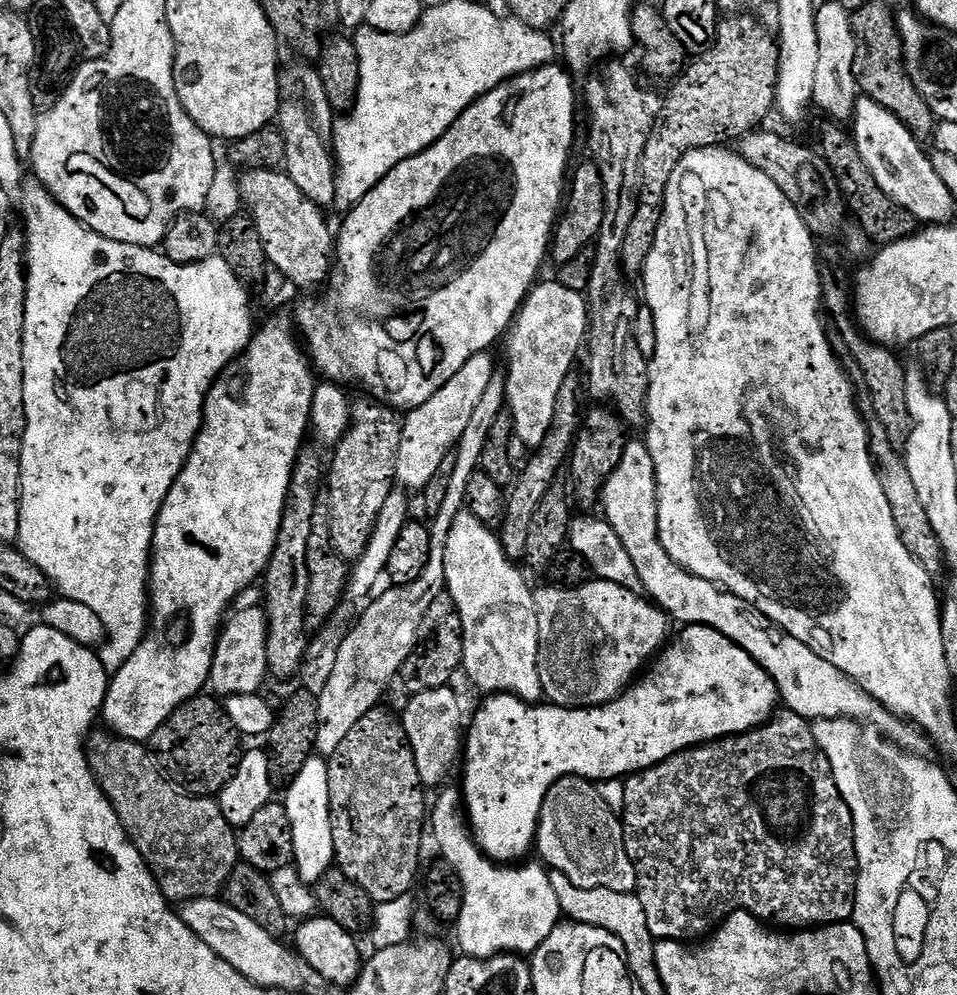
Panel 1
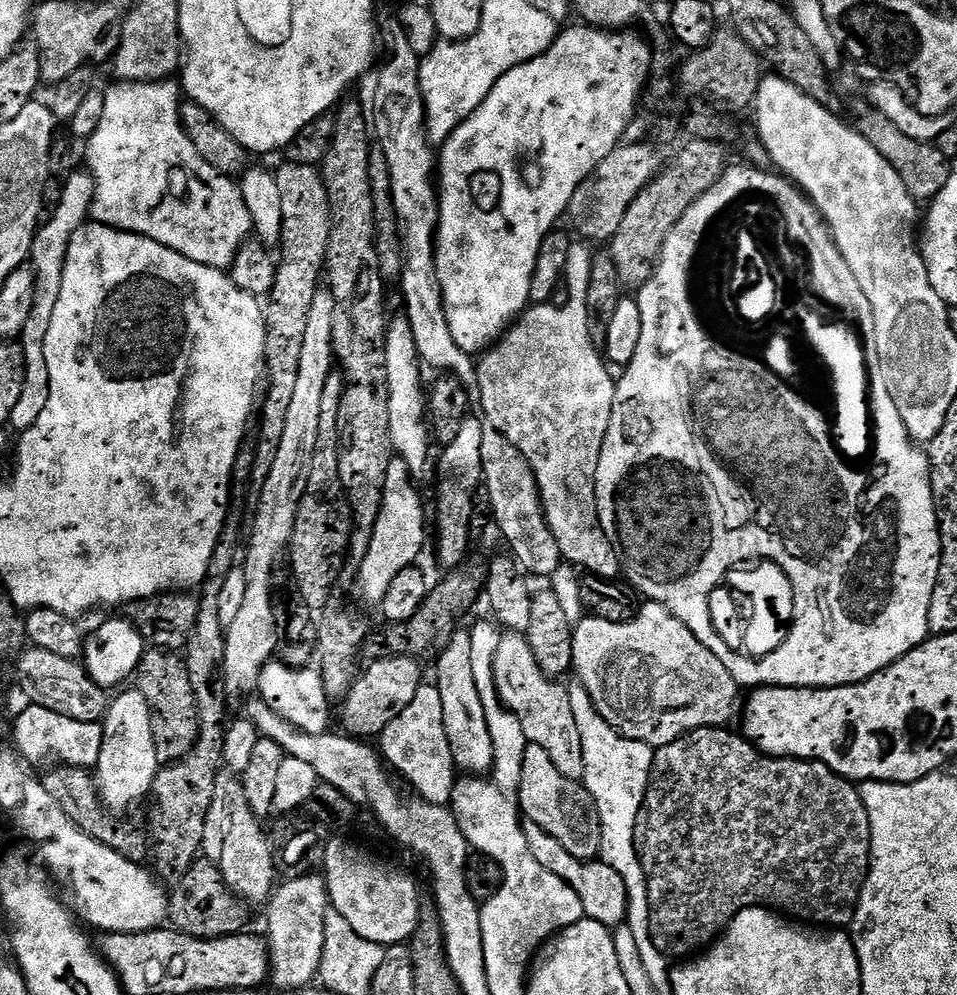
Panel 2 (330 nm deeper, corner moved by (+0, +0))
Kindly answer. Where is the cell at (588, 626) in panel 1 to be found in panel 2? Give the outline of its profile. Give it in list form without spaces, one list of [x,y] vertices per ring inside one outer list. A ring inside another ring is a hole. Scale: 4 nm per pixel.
[[[651,602],[641,603],[635,615],[626,620],[603,620],[591,614],[585,615],[573,627],[572,641],[574,642],[572,672],[575,679],[586,690],[586,694],[590,694],[598,714],[602,714],[602,718],[606,718],[606,722],[611,728],[616,732],[621,732],[626,738],[646,742],[655,750],[674,742],[680,736],[685,736],[687,732],[692,732],[695,728],[723,728],[731,725],[730,722],[735,716],[737,719],[736,692],[738,692],[738,685],[736,679],[730,674],[730,670],[726,670],[726,666],[722,666],[722,662],[718,662],[718,658],[714,658],[714,654],[710,654],[710,650],[706,650],[706,646],[702,646],[702,642],[698,642],[698,638],[694,638],[694,634],[690,634],[690,630],[686,630],[686,626],[682,622],[678,622],[678,618],[674,618],[674,614],[670,614],[670,610],[666,610],[666,606]]]

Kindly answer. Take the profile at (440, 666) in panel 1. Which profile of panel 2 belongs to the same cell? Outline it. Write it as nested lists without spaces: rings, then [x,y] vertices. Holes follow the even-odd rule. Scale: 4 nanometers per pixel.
[[[388,656],[385,660],[372,660],[369,668],[359,673],[352,689],[342,701],[344,707],[343,731],[353,738],[376,738],[384,731],[418,694],[422,683],[420,677],[421,661],[411,656]]]

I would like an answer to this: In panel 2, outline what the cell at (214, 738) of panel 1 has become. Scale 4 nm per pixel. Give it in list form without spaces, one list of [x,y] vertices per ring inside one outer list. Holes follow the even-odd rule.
[[[148,650],[134,673],[135,691],[141,692],[150,706],[152,729],[154,730],[154,750],[161,765],[173,764],[180,760],[194,746],[200,729],[198,702],[194,702],[194,686],[190,686],[190,674],[183,659],[176,652]]]

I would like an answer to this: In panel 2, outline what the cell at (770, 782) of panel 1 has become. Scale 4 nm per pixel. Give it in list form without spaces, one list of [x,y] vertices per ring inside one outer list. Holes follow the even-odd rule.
[[[727,727],[723,728],[695,728],[692,732],[687,732],[685,736],[678,737],[674,742],[670,742],[666,746],[655,749],[652,757],[652,773],[648,779],[648,789],[644,795],[644,805],[638,814],[638,822],[634,826],[634,842],[636,843],[636,853],[642,862],[642,870],[646,874],[646,882],[648,883],[648,905],[650,906],[650,934],[654,946],[658,946],[658,950],[663,956],[669,958],[688,958],[693,954],[699,953],[701,950],[707,949],[727,928],[729,922],[733,920],[739,912],[747,908],[767,908],[777,914],[783,914],[785,917],[791,918],[796,922],[803,922],[808,926],[848,926],[852,923],[852,918],[856,913],[856,903],[860,901],[860,891],[864,889],[864,879],[868,876],[868,870],[871,863],[872,854],[872,831],[870,830],[870,814],[866,810],[866,806],[860,797],[859,787],[853,781],[848,780],[844,776],[840,776],[834,770],[830,770],[830,766],[826,766],[821,760],[797,760],[795,758],[785,758],[782,756],[768,756],[760,751],[751,740],[743,735],[728,732]]]

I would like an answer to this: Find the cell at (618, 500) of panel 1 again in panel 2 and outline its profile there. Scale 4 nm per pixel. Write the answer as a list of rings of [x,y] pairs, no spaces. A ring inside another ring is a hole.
[[[584,242],[573,243],[570,250],[570,258],[568,259],[568,270],[566,273],[566,288],[568,284],[568,301],[565,302],[564,308],[552,308],[551,303],[538,304],[529,307],[505,331],[504,335],[479,357],[476,373],[478,374],[478,386],[480,387],[480,398],[478,401],[479,411],[482,413],[483,419],[487,421],[491,427],[498,429],[513,446],[517,448],[522,455],[528,460],[528,464],[532,468],[532,473],[536,479],[536,485],[540,491],[540,503],[544,506],[544,516],[548,520],[550,530],[554,534],[554,538],[560,547],[561,557],[569,565],[575,566],[577,569],[593,576],[602,576],[605,580],[616,580],[621,575],[620,557],[615,548],[608,541],[608,535],[602,530],[600,519],[596,513],[596,471],[598,470],[598,458],[602,454],[602,442],[606,438],[606,430],[610,430],[610,414],[614,406],[614,398],[616,397],[616,380],[611,376],[609,365],[606,363],[605,357],[602,355],[601,349],[592,341],[592,335],[588,329],[588,311],[586,310],[586,290],[590,286],[590,270],[592,269],[593,249],[588,248],[589,245]]]

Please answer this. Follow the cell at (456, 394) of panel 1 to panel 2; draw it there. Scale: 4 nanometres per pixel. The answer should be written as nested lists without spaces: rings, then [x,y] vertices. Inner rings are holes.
[[[396,458],[386,474],[386,486],[384,487],[384,507],[378,514],[378,522],[372,531],[368,553],[363,562],[358,566],[360,572],[360,592],[372,603],[372,606],[379,605],[382,598],[386,598],[386,589],[390,587],[390,582],[398,574],[398,570],[406,570],[417,563],[420,551],[424,548],[424,504],[420,501],[420,496],[416,493],[417,485],[414,483],[412,475],[408,472],[408,467],[403,460]]]

